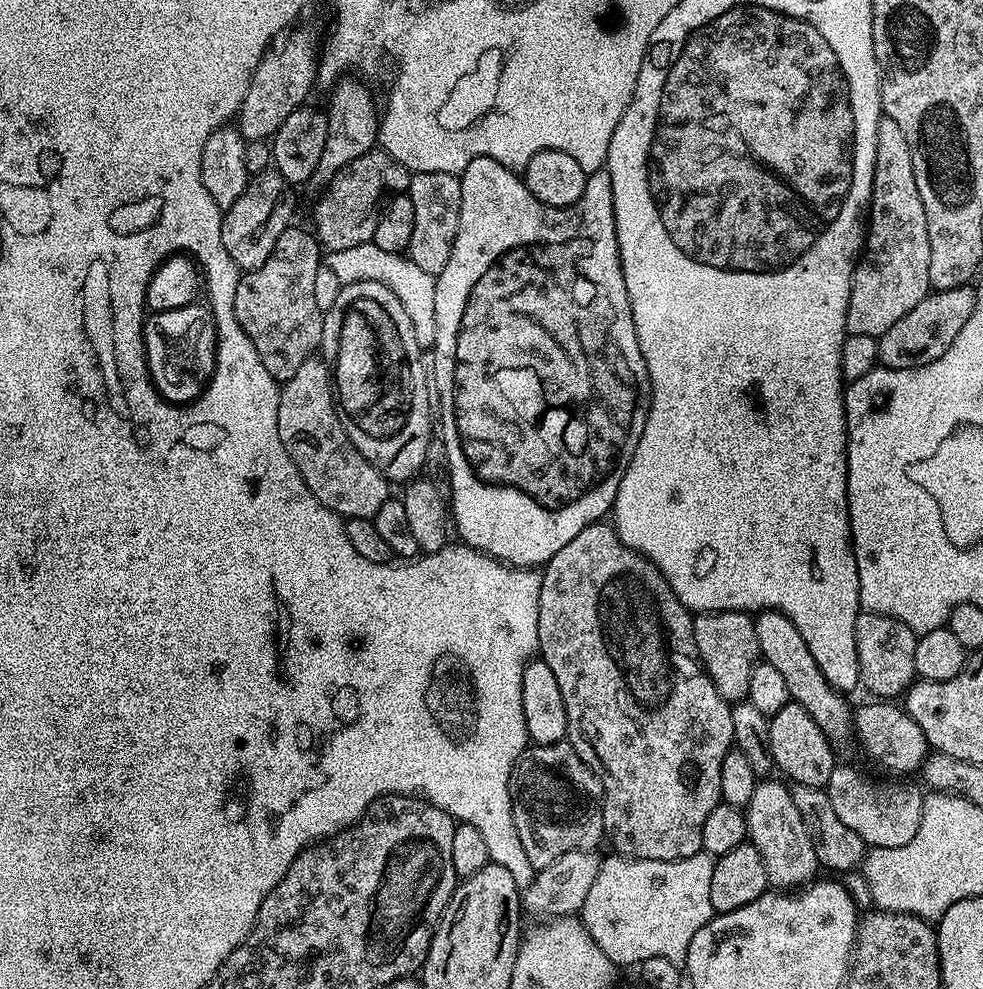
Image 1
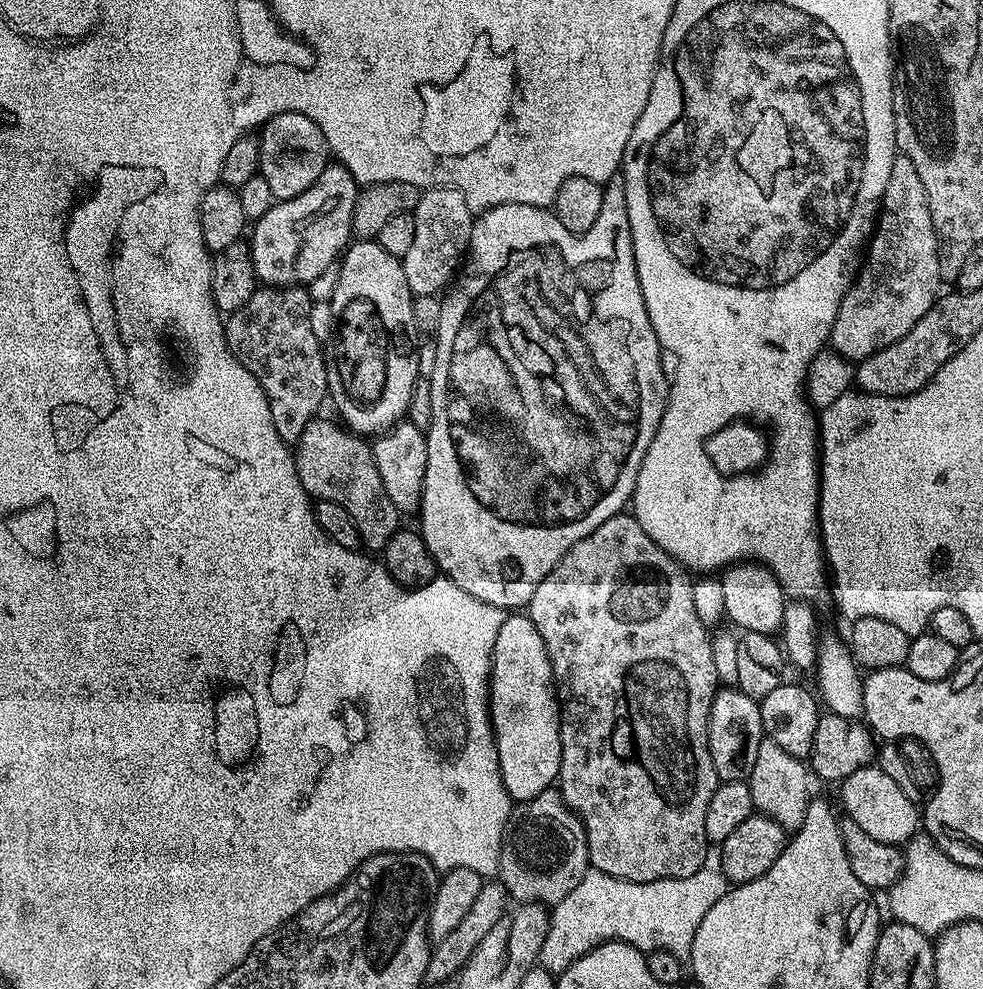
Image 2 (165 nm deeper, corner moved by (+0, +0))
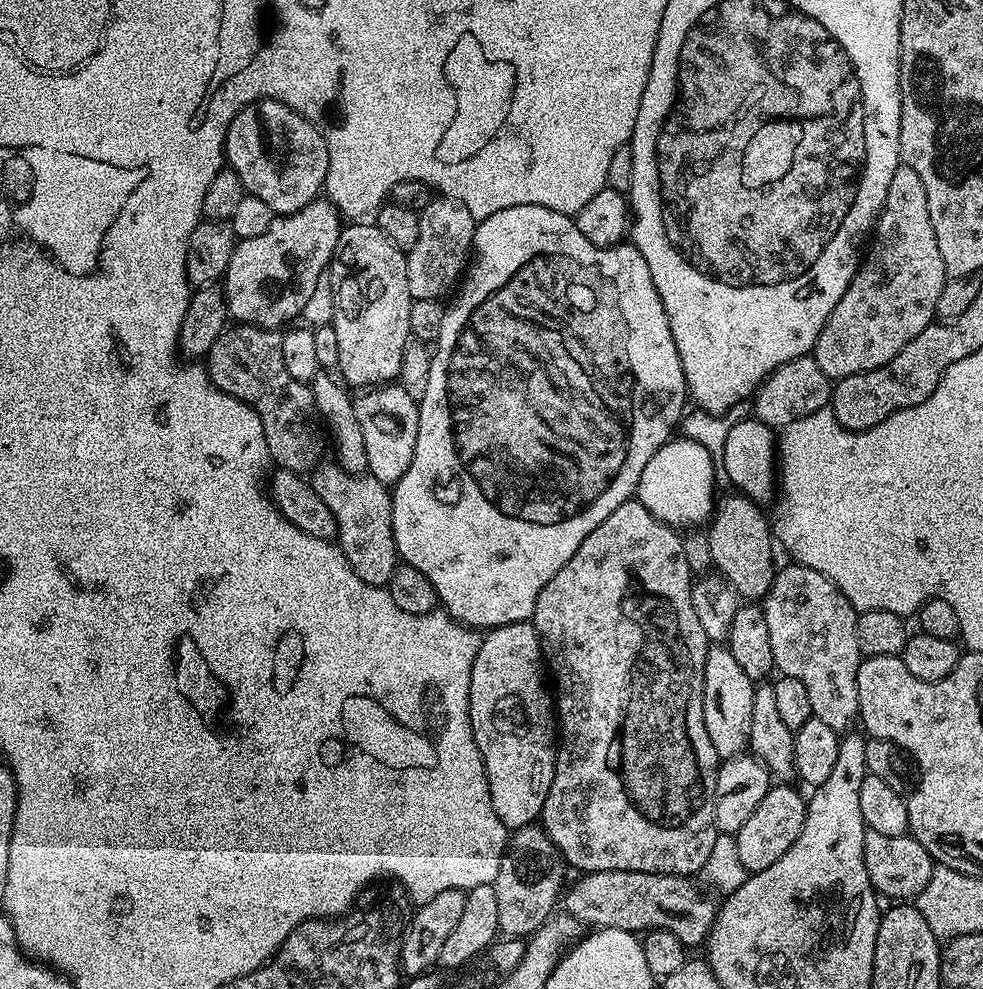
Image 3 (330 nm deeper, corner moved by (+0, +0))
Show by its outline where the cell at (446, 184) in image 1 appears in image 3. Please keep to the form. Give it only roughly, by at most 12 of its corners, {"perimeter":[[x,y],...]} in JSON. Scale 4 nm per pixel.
{"perimeter":[[433,198],[406,254],[416,302],[447,297],[478,223],[459,200]]}

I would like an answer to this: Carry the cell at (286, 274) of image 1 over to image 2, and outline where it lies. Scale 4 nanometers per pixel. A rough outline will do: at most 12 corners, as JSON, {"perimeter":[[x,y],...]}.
{"perimeter":[[260,286],[229,350],[295,445],[328,396],[304,286]]}

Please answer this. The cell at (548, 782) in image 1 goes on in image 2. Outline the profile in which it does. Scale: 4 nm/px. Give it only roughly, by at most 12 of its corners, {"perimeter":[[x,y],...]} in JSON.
{"perimeter":[[559,791],[513,807],[499,883],[555,905],[589,871],[584,821]]}

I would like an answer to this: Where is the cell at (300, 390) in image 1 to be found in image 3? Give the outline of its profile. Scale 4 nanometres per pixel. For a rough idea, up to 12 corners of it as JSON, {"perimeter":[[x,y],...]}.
{"perimeter":[[335,462],[310,483],[367,584],[398,563],[389,485]]}

